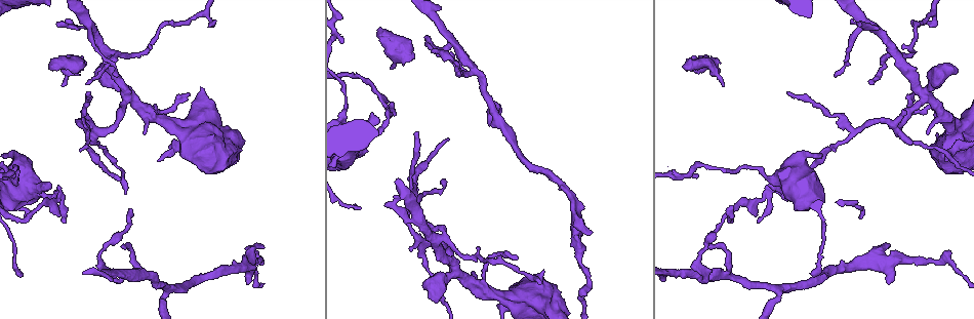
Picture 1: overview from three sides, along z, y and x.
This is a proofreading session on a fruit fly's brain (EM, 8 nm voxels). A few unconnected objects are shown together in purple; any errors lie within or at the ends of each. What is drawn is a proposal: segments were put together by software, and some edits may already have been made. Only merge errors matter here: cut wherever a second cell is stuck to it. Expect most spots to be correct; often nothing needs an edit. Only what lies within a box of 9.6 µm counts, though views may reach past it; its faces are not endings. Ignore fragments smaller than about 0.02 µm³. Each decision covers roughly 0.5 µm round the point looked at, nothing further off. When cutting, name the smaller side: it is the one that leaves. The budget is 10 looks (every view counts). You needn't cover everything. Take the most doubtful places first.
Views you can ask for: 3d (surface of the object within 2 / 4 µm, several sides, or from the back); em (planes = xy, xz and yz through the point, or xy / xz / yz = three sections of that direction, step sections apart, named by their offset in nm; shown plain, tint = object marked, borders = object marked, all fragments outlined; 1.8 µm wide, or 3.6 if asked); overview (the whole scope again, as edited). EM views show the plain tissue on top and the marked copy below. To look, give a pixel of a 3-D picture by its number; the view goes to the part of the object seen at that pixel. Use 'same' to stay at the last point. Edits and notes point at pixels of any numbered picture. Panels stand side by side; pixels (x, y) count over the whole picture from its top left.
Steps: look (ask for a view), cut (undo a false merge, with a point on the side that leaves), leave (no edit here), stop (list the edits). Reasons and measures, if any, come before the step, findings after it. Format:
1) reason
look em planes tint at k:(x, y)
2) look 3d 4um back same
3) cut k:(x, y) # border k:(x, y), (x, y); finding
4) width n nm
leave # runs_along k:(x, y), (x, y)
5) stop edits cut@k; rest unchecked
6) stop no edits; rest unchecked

four arms meet
look 3d 2um at 1:(928, 95)

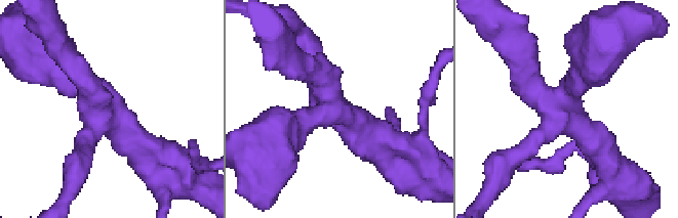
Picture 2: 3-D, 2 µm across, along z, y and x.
arms 4; need the tissue
look em xy step 8 tint at 2:(335, 107)

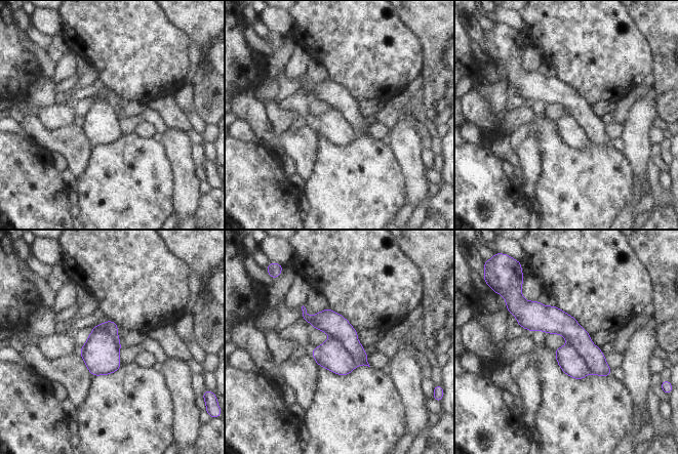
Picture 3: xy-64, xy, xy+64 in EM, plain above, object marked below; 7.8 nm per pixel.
another direction
look em planes tint same

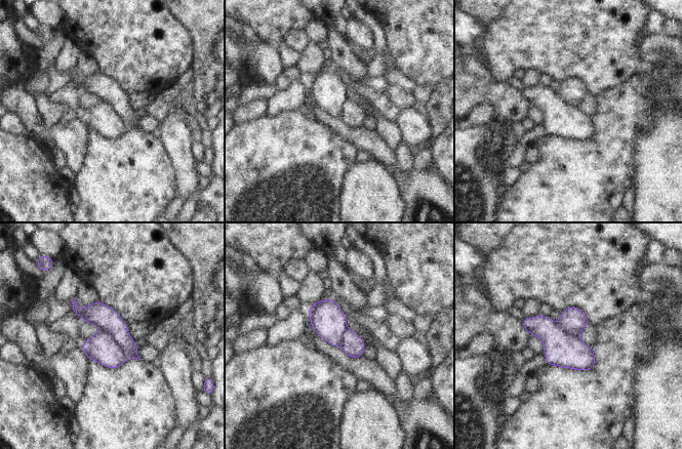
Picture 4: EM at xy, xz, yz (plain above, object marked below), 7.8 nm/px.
cut 4:(104, 317) # part_leaving 4:(74, 310), (98, 314), (134, 355); two cells meet here

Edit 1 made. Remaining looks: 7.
abrupt turn
look 3d 2um at 1:(455, 43)

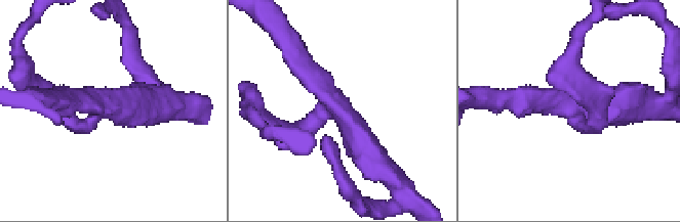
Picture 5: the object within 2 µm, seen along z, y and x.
arms 3; arm_widths 160, 190, 220 nm; now the EM
look em xz step 8 tint at 5:(337, 110)

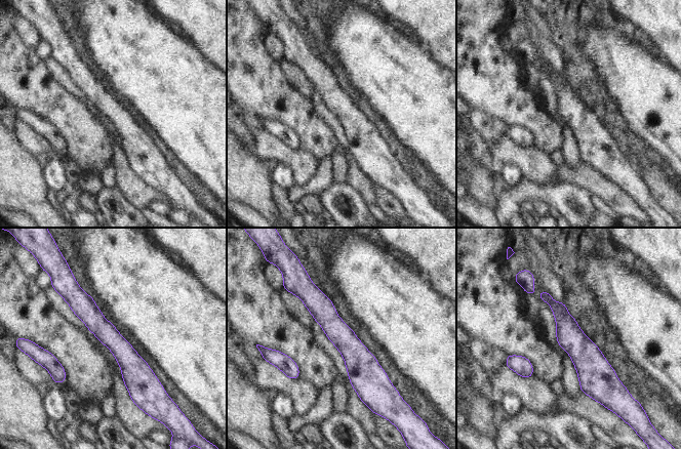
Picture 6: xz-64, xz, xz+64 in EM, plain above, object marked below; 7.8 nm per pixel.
width 160 nm
leave # runs_along 6:(310, 290), (354, 352), (373, 395); all the same cell

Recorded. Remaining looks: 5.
calibre changes
look 3d 4um at 1:(28, 185)

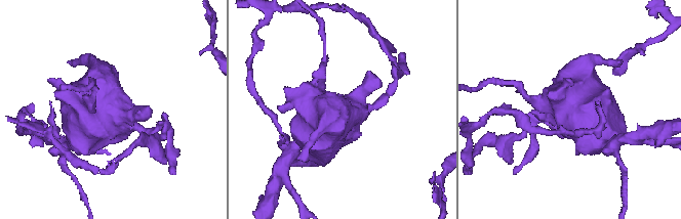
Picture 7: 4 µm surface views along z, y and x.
shape alone is not enough
look em 3.6um planes tint at 7:(113, 115)

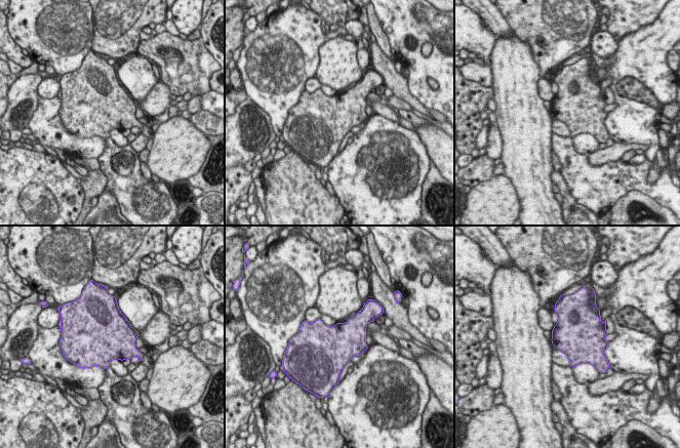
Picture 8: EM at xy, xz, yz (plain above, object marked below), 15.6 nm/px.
leave # continuous, no second cell

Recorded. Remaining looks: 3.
thick turns thin
look 3d 2um at 1:(398, 59)

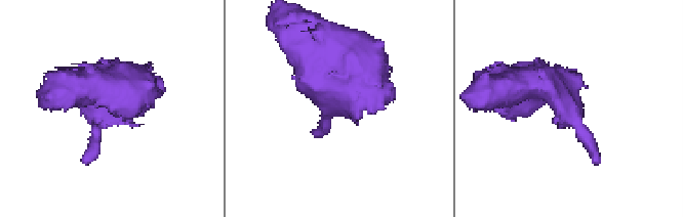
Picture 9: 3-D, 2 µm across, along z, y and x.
need the tissue
look em xz step 8 tint at 9:(567, 102)

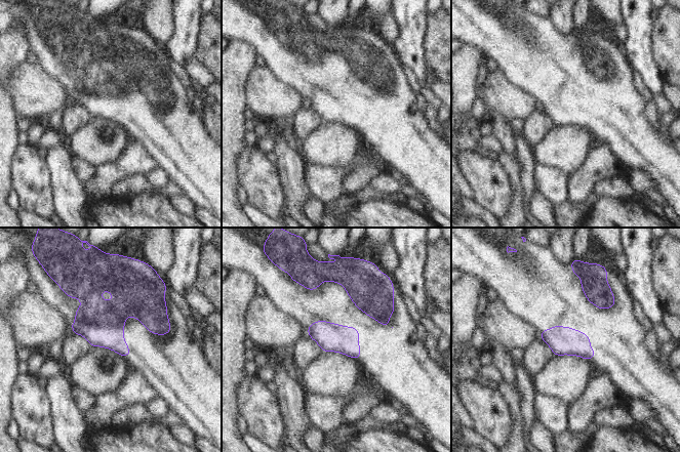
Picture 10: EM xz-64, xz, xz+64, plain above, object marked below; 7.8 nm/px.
leave # one cell here

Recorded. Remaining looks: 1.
stop edits cut@4; rest unchecked

